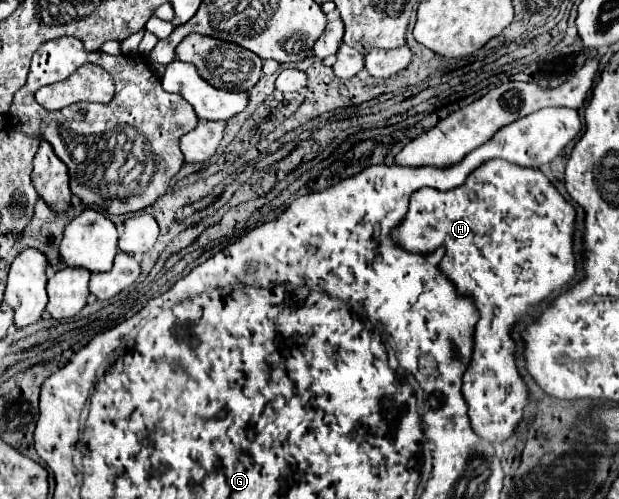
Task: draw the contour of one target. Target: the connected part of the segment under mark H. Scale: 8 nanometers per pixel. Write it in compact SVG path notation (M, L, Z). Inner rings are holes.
M493 159L477 167L467 177L463 187L455 187L451 191L437 191L429 187L417 189L411 195L407 215L389 233L395 245L417 255L431 255L431 251L445 247L447 253L439 263L439 271L457 287L459 295L469 295L475 301L479 321L475 325L475 345L471 353L471 363L463 373L461 391L471 409L469 419L473 431L489 443L509 441L519 423L523 421L525 407L531 401L527 383L523 381L517 369L517 343L511 337L511 329L519 319L529 313L529 309L537 307L553 291L565 287L567 283L571 283L571 277L575 277L575 219L575 207L565 201L557 187L539 169L523 169L519 165Z

